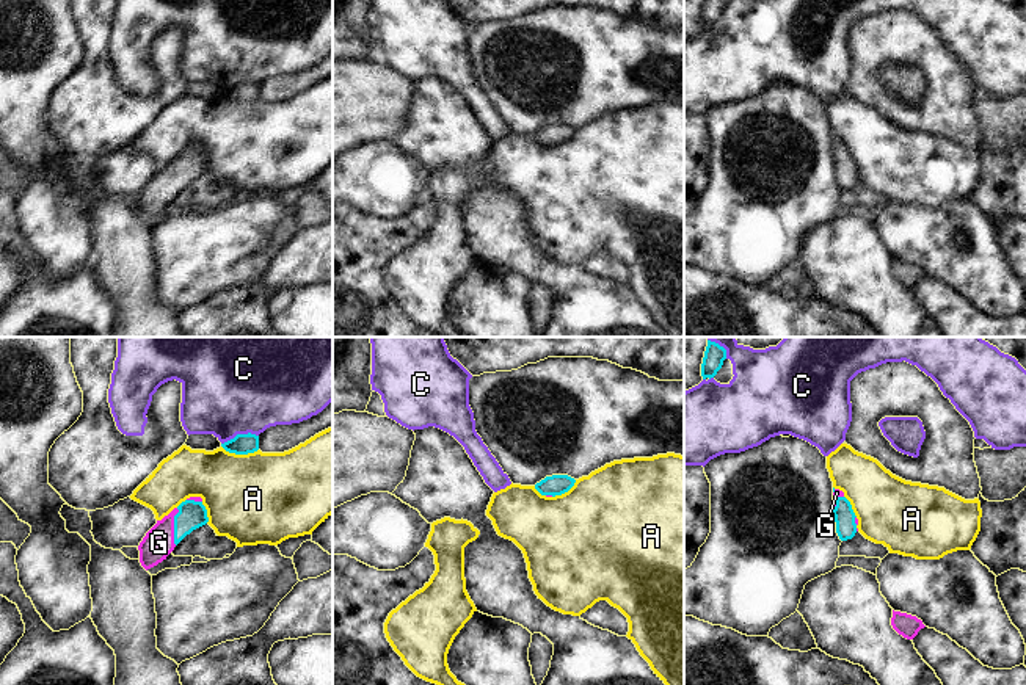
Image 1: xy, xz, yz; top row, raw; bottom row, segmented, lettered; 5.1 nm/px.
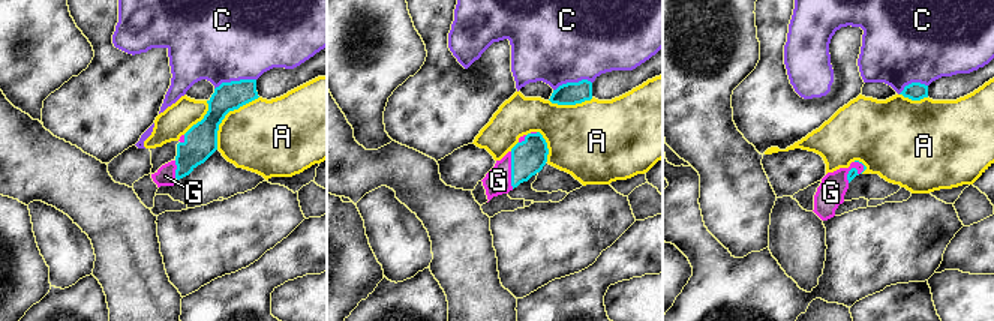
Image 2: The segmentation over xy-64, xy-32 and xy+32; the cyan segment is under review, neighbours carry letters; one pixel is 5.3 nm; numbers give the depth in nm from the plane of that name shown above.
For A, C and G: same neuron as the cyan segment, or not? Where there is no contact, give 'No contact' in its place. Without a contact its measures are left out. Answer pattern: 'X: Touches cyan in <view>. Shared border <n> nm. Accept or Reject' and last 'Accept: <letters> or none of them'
A: Touches cyan in xy. Shared border 190 nm. Reject
C: Touches cyan in xy. Shared border 200 nm. Reject
G: Touches cyan in xy. Shared border 190 nm. Accept
Accept: G

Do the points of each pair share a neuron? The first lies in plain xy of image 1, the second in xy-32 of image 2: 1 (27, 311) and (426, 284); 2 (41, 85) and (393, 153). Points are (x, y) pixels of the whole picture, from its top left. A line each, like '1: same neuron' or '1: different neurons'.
1: same neuron
2: different neurons

